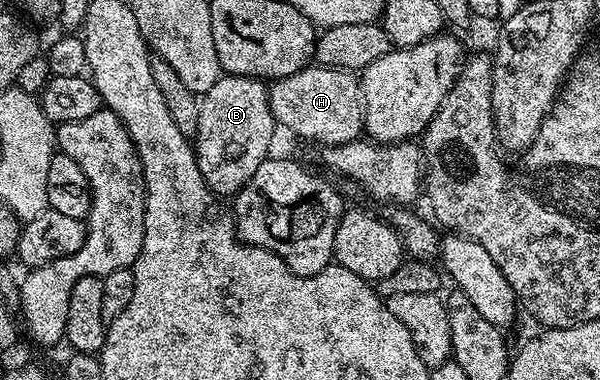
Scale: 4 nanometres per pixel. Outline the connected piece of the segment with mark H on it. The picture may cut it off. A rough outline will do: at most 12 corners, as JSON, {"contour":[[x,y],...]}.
{"contour":[[311,63],[269,82],[275,122],[318,147],[363,136],[362,86]]}

